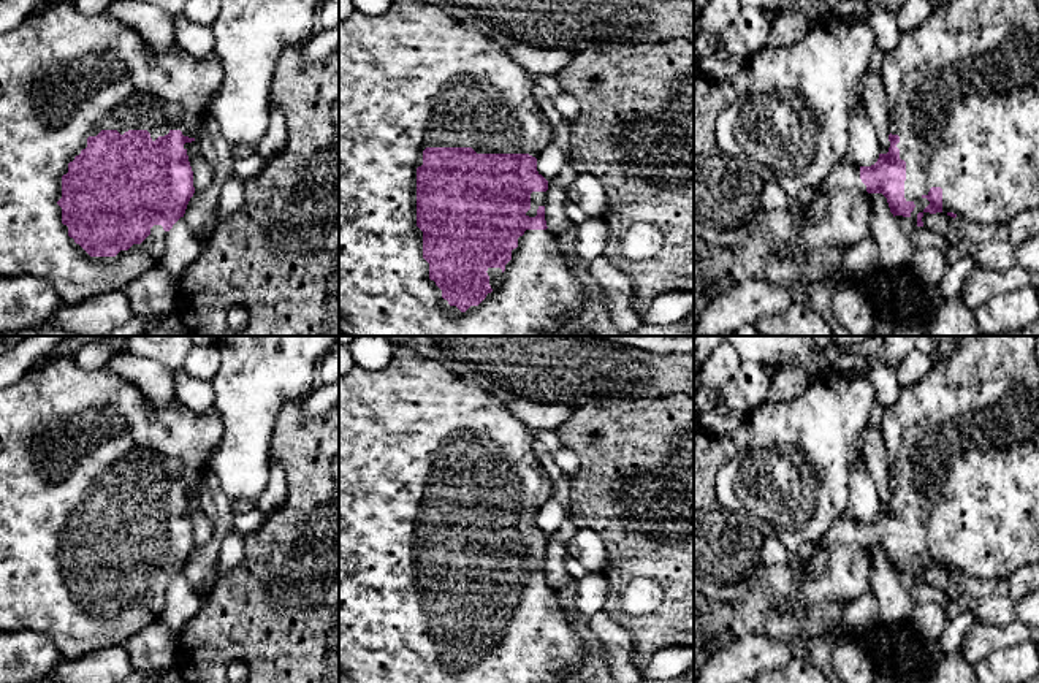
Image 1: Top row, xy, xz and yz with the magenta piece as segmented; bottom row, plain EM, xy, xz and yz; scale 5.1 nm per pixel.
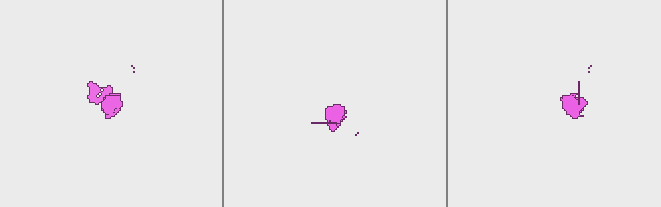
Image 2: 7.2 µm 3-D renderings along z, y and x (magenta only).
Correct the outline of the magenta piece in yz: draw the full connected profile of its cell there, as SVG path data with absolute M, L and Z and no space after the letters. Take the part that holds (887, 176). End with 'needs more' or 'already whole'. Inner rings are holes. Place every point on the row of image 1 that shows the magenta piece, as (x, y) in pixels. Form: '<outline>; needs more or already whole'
M952 0L938 8L920 27L903 32L896 48L882 57L881 79L887 100L887 124L890 147L887 154L871 166L858 166L846 158L830 171L827 179L814 190L814 198L803 206L800 201L790 203L789 209L800 223L800 235L792 247L782 250L782 258L806 255L820 247L852 247L871 236L873 214L871 193L882 193L887 198L890 212L909 217L915 227L923 227L925 212L946 212L950 217L960 216L979 225L1009 223L1017 214L1039 208L1039 8L1037 0Z; needs more

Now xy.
M73 0L68 2L49 2L41 6L35 13L32 13L27 19L21 22L19 27L2 32L0 33L0 276L13 277L13 276L35 276L46 280L67 304L74 304L79 301L86 301L95 295L101 295L106 292L124 290L130 282L136 280L150 268L162 263L165 254L165 241L168 231L173 225L184 217L187 204L195 193L193 187L193 171L188 162L187 149L192 141L200 141L200 120L206 116L207 103L219 90L220 82L223 79L223 68L220 59L215 52L211 52L204 57L195 57L190 52L184 51L181 46L173 41L169 48L163 52L152 51L143 36L122 24L117 19L112 19L106 14L98 16L82 16L76 11Z; needs more

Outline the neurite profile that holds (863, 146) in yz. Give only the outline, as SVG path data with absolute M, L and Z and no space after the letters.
M857 100L852 108L849 125L849 160L858 166L871 166L881 154L879 139L874 125L863 106L863 100Z

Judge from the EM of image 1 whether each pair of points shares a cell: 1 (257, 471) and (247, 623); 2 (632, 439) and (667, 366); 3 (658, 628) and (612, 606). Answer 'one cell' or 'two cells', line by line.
1: two cells
2: two cells
3: one cell

